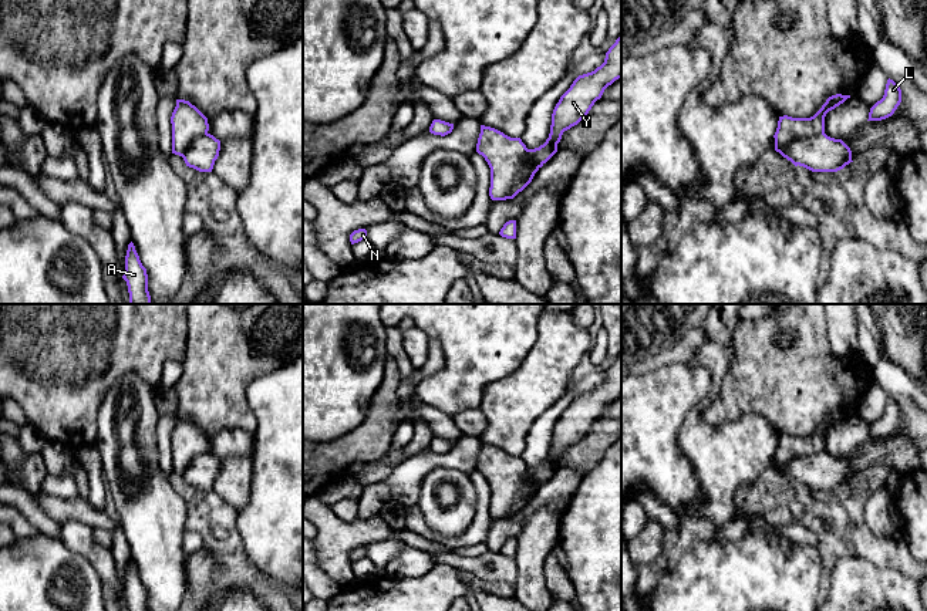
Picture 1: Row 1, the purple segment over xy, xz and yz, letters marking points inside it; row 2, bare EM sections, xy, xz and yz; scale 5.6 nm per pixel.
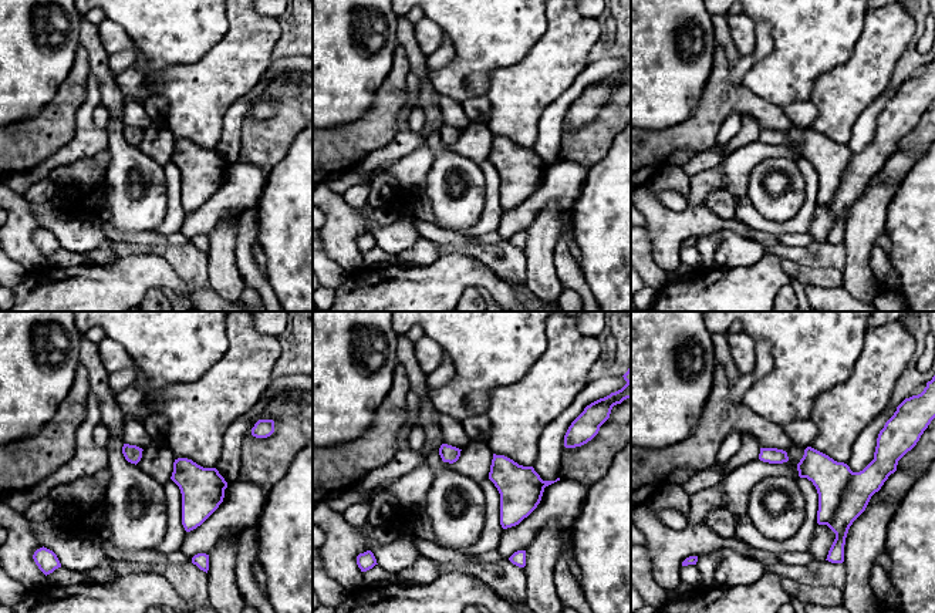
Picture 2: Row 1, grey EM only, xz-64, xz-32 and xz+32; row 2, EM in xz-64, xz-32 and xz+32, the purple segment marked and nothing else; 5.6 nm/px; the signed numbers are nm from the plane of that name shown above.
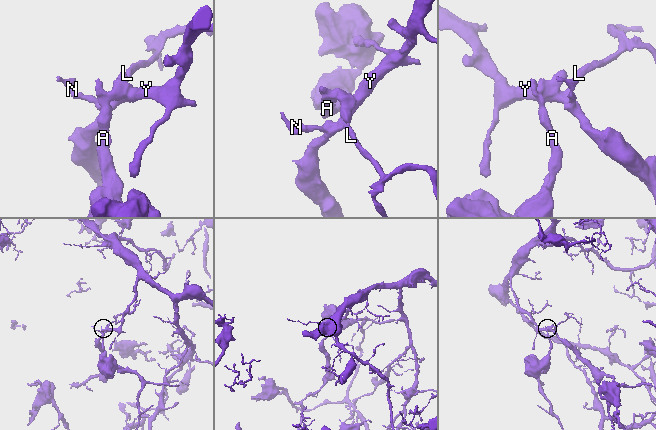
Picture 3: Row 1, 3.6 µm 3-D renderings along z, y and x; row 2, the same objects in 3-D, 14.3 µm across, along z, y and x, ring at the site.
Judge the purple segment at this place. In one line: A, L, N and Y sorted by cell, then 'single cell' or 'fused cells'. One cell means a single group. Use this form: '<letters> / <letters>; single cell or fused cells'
A / L N Y; fused cells

